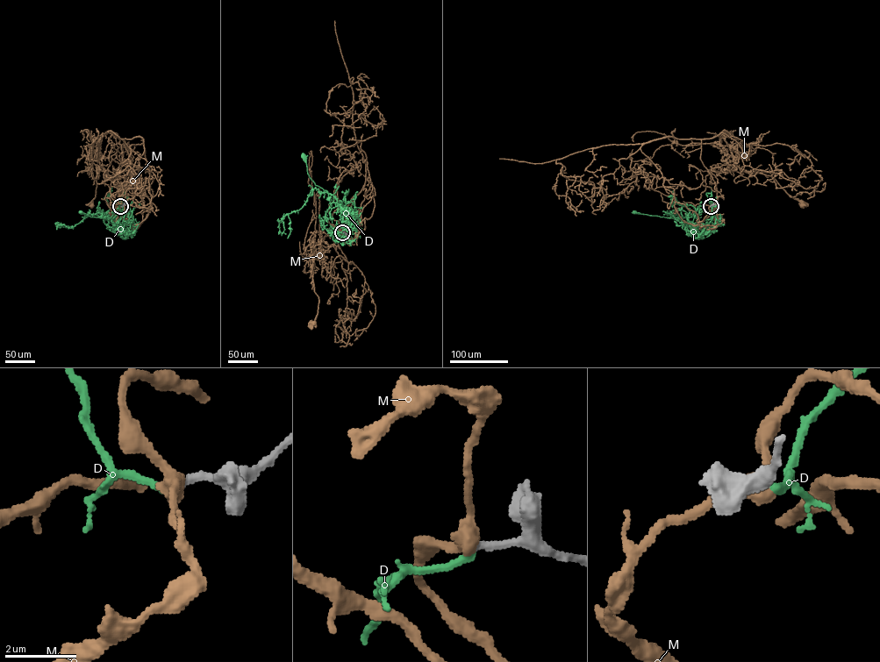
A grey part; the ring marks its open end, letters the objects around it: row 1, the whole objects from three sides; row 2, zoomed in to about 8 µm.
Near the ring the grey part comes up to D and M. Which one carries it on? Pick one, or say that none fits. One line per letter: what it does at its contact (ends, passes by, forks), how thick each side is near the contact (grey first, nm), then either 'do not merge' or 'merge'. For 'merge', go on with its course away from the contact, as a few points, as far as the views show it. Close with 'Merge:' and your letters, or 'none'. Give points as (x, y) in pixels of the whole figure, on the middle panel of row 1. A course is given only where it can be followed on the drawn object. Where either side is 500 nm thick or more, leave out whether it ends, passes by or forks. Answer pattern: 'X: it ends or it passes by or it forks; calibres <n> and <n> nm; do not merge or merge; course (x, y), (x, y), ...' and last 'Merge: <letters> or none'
D: it ends; calibres 220 and 240 nm; merge; course (343, 232), (328, 232), (324, 226), (324, 217), (331, 203), (328, 194), (310, 177), (303, 156)
M: it passes by; calibres 240 and 400 nm; do not merge
Merge: D

